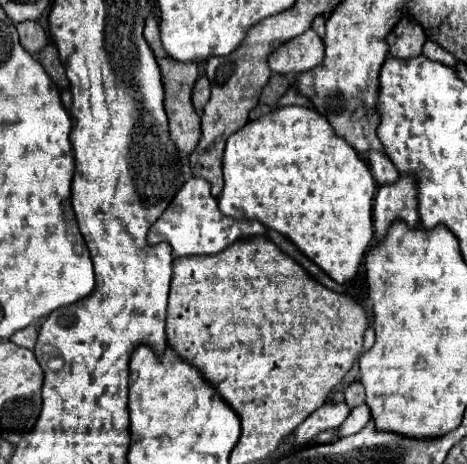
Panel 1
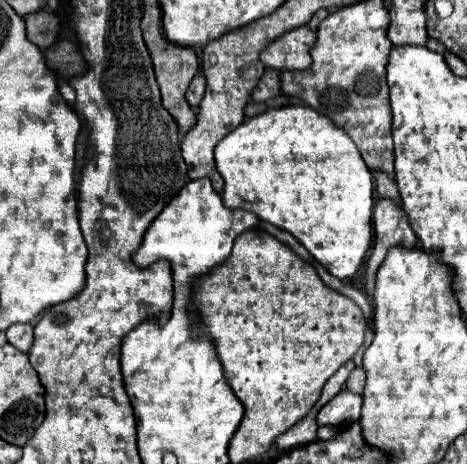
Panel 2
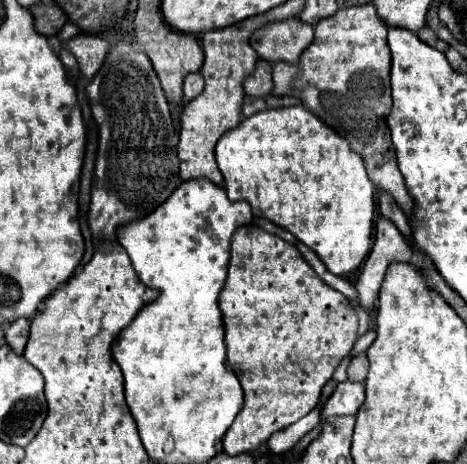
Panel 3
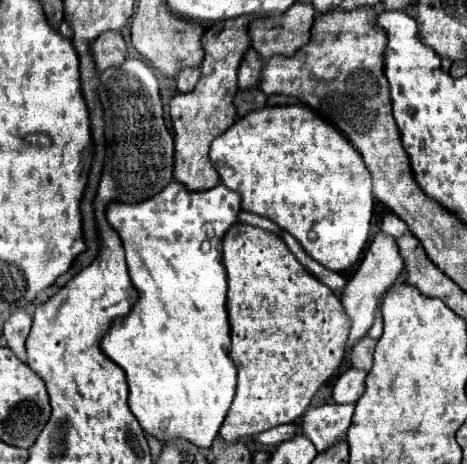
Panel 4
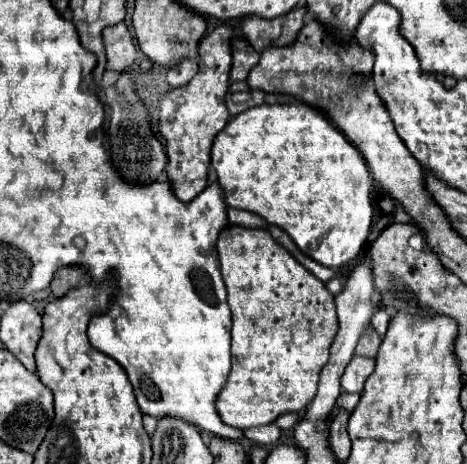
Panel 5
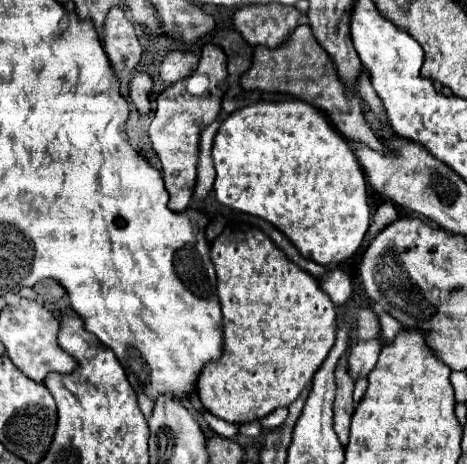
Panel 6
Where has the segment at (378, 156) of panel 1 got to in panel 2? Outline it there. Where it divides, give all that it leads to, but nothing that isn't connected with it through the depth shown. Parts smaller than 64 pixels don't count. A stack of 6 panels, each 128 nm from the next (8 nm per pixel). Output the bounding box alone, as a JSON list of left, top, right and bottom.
[374,172,400,206]

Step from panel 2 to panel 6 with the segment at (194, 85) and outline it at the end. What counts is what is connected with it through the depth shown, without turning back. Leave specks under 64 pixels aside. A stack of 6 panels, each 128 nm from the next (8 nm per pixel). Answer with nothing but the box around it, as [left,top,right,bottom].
[160,50,198,84]

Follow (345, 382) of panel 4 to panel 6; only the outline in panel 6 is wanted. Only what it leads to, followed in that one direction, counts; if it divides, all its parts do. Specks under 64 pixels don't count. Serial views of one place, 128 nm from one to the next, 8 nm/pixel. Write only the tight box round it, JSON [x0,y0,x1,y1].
[348,338,382,380]

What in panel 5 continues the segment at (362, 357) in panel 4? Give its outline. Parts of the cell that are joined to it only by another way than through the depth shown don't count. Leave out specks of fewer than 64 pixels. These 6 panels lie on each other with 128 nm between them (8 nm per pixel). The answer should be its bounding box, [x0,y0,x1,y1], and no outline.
[356,324,382,358]

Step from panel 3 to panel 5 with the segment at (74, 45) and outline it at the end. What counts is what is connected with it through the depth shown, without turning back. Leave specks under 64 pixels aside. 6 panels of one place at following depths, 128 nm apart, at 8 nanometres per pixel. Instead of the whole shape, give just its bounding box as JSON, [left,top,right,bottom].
[102,22,138,72]

